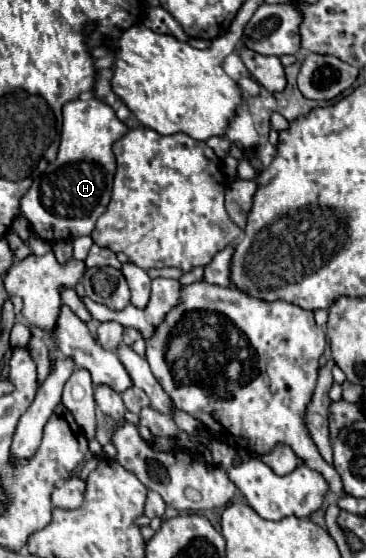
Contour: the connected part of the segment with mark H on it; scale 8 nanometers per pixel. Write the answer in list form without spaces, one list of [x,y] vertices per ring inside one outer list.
[[[77,98],[63,106],[59,154],[21,198],[21,214],[31,222],[31,228],[39,238],[51,242],[79,238],[93,232],[97,218],[105,212],[111,198],[115,176],[115,156],[111,146],[125,132],[127,126],[115,116],[113,108],[97,98]]]

